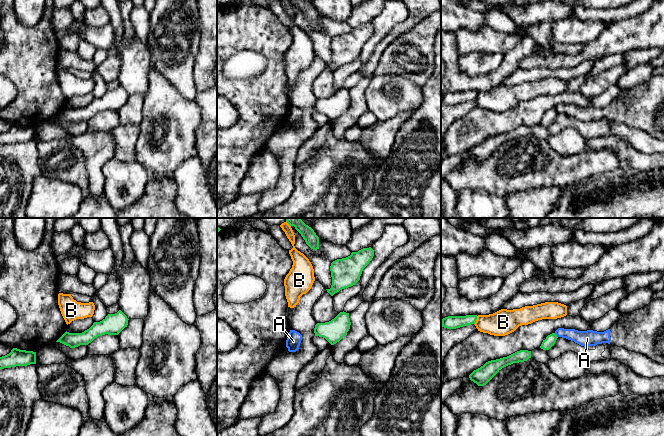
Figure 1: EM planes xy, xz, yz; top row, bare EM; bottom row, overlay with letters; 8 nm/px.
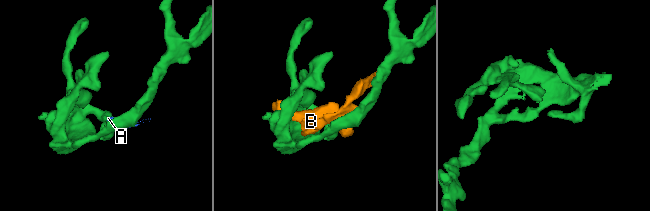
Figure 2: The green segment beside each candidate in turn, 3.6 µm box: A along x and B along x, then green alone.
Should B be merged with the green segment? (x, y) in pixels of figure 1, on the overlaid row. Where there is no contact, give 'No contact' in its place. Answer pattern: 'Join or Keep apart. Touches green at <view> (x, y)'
Keep apart. Touches green at yz (476, 319)

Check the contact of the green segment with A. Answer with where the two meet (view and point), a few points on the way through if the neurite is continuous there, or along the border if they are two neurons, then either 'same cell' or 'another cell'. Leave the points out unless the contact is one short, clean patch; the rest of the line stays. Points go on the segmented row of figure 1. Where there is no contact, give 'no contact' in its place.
yz (556, 335) | along yz (554, 333), (557, 337) | another cell

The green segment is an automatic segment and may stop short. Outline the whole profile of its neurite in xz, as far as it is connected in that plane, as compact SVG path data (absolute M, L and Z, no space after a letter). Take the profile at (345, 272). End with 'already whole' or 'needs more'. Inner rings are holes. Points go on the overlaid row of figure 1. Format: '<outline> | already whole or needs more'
M369 247L358 252L352 252L346 258L333 261L330 266L332 285L330 289L326 289L327 292L333 296L340 290L355 285L373 256L374 250Z | already whole

